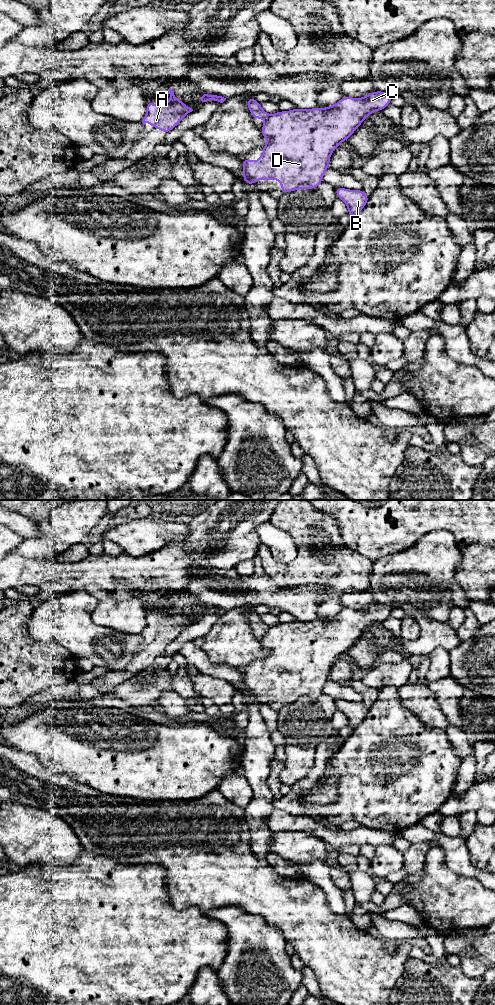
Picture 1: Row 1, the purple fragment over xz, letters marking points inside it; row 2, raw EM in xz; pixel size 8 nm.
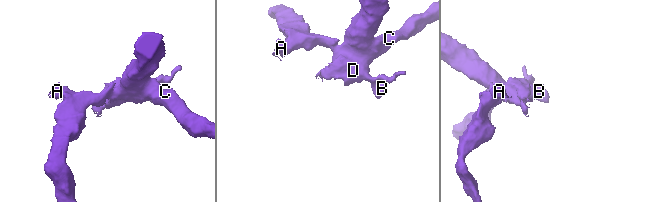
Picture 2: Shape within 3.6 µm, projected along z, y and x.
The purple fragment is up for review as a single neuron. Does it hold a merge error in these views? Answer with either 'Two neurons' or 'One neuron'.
Two neurons

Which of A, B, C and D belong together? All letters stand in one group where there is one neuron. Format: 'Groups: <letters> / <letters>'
Groups: A / B C D

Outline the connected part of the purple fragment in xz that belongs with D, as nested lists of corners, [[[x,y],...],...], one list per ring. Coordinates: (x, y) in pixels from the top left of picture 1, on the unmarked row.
[[[375,603],[363,610],[343,609],[337,615],[326,620],[313,621],[295,620],[290,623],[279,623],[269,627],[262,638],[261,646],[267,650],[267,655],[262,659],[263,666],[256,674],[247,668],[243,674],[243,693],[251,698],[256,692],[280,692],[282,707],[299,701],[315,701],[323,693],[323,687],[329,680],[332,664],[350,648],[363,635],[364,631],[375,623],[382,623],[391,616],[393,606]]]

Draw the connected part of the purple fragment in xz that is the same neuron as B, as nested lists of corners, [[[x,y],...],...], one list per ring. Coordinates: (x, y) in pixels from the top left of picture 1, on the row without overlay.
[[[338,698],[335,700],[335,705],[338,711],[346,715],[348,719],[347,728],[351,730],[357,728],[369,712],[369,707],[365,706],[362,701],[349,702]]]

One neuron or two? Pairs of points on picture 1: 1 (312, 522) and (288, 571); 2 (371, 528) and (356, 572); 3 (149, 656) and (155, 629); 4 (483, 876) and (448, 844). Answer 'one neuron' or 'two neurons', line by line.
1: one neuron
2: two neurons
3: one neuron
4: one neuron

